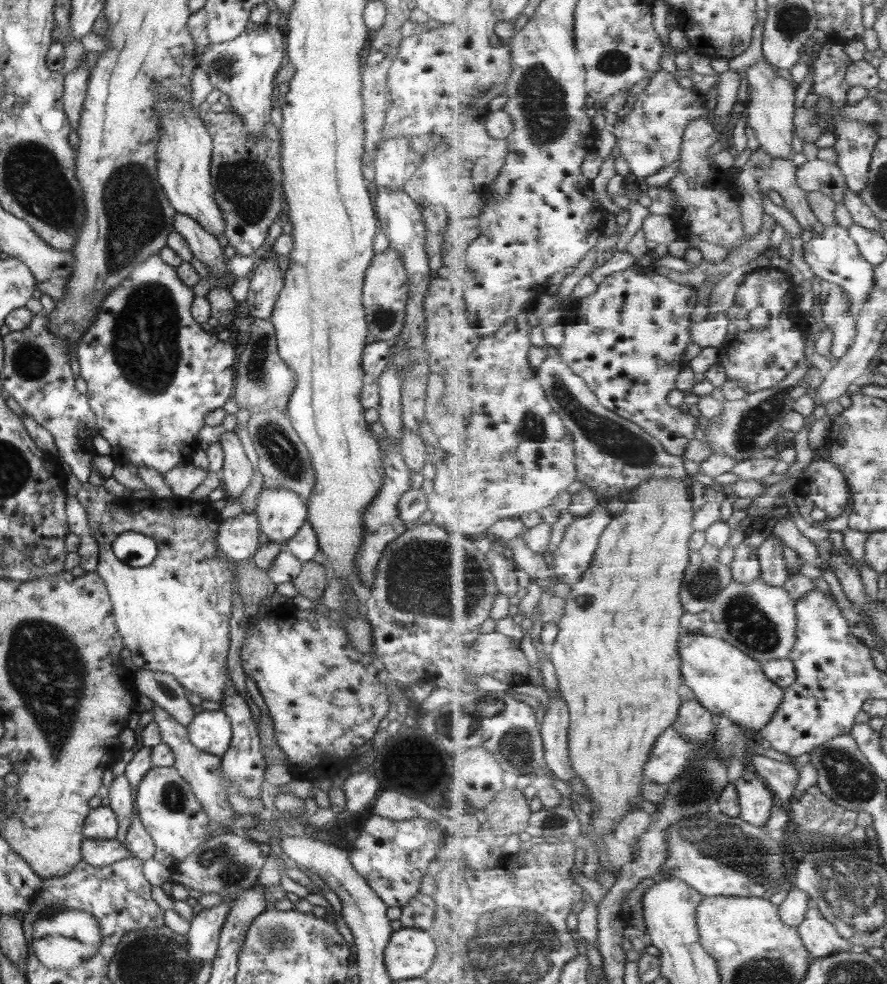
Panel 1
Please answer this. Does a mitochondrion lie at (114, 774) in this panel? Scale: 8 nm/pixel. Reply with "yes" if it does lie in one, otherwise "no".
no

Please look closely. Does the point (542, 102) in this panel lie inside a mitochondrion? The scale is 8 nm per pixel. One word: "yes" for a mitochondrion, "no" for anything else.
yes

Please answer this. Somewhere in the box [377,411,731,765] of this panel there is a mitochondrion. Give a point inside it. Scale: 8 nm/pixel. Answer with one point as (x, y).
(420, 580)

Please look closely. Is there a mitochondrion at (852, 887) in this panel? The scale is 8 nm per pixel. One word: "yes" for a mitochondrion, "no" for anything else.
yes

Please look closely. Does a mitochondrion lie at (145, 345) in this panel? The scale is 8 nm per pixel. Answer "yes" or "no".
yes

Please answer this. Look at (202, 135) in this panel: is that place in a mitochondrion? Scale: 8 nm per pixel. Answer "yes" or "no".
no

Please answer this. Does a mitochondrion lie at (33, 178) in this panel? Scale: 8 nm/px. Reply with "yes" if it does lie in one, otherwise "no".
yes

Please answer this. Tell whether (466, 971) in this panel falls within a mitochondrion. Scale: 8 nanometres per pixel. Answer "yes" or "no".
yes

